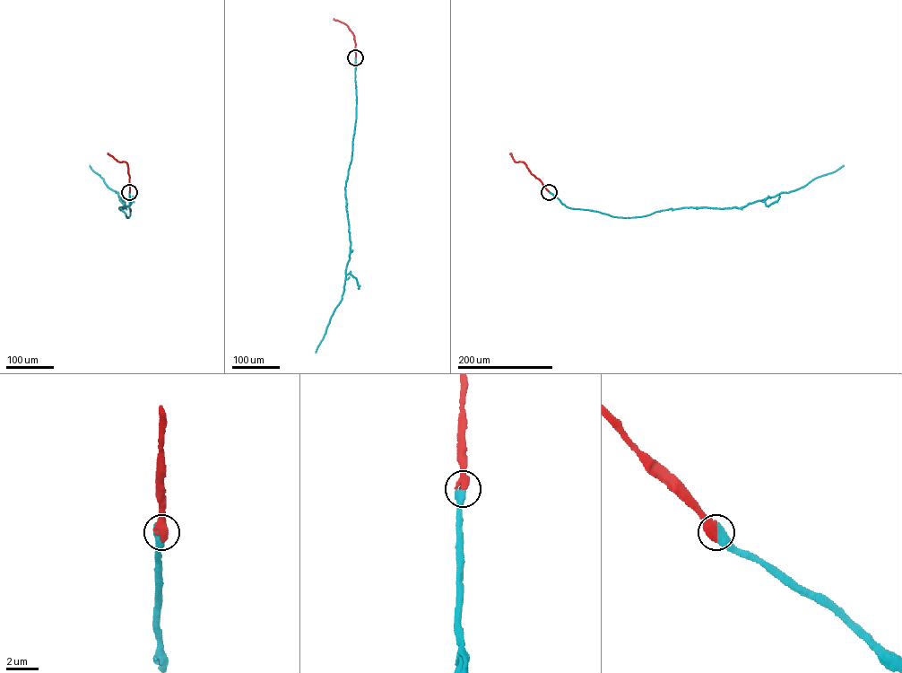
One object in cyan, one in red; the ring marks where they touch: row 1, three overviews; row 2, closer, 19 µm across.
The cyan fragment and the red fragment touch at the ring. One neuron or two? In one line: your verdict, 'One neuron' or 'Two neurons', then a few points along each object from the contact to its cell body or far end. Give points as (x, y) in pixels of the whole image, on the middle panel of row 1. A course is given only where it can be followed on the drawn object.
One neuron. Course of cyan: (355, 57), (356, 119), (345, 187), (349, 260), (342, 299), (316, 353). Course of red: (355, 57), (353, 34), (346, 25), (333, 18)

